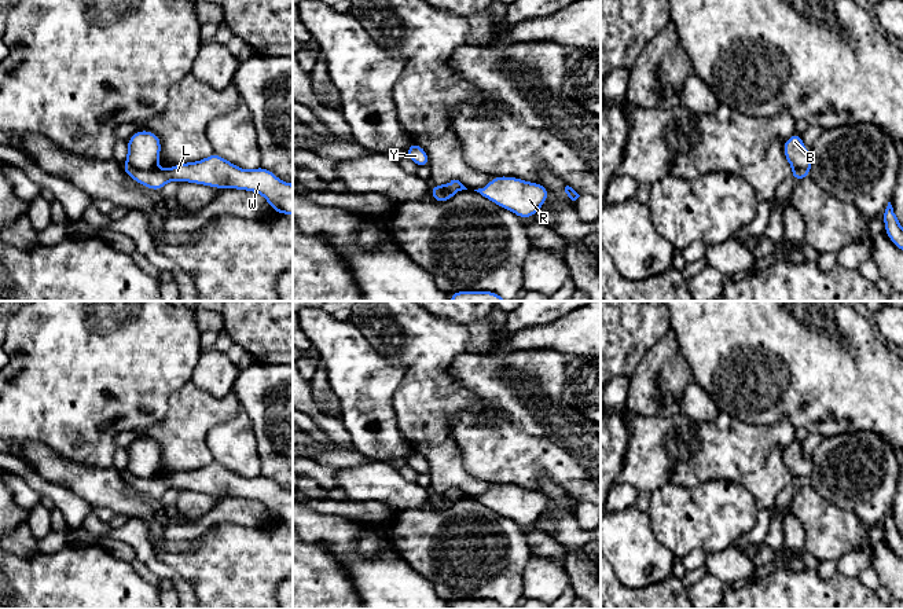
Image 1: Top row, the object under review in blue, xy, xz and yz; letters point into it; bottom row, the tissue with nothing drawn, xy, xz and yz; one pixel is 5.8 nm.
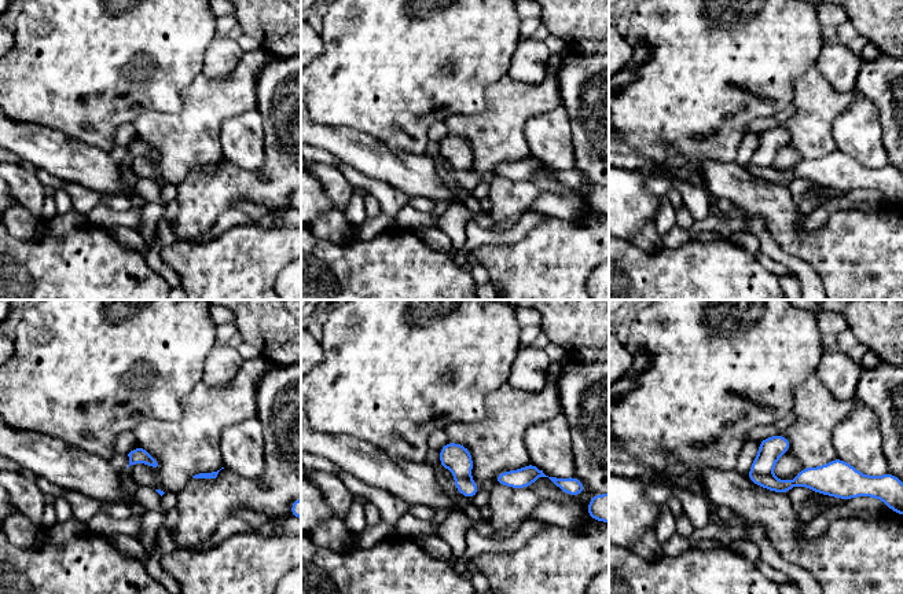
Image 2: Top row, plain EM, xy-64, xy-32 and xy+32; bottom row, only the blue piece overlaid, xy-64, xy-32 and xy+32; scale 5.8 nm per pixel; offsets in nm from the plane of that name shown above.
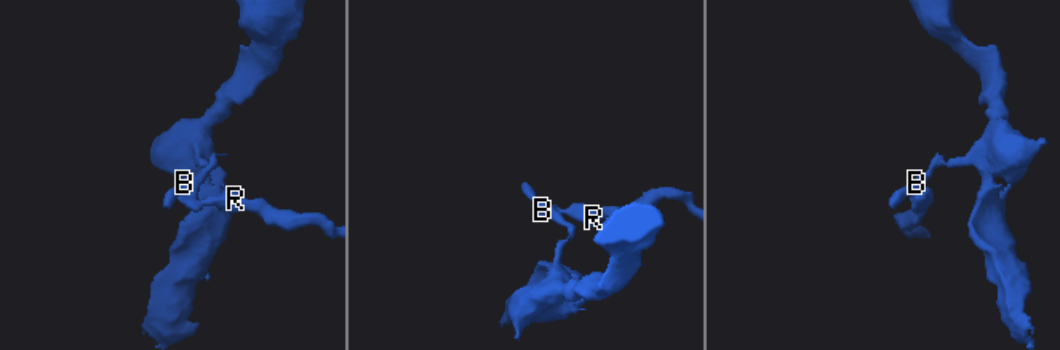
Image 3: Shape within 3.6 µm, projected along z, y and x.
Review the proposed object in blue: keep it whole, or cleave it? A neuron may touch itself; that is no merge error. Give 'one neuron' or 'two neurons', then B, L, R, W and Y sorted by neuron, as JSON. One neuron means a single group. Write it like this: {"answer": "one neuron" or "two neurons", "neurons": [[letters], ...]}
{"answer": "two neurons", "neurons": [["B", "Y"], ["L", "R", "W"]]}

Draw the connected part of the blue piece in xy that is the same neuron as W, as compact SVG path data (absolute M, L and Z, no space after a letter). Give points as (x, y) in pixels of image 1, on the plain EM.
M214 461L198 470L177 472L170 477L140 478L128 472L124 472L122 477L142 494L157 499L169 488L254 499L268 509L272 518L293 522L293 492L282 489L263 474L253 478L241 477Z

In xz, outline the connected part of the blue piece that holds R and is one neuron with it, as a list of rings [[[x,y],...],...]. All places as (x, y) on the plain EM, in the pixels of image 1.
[[[498,484],[482,496],[474,498],[520,527],[533,525],[546,511],[548,496],[517,485]]]

